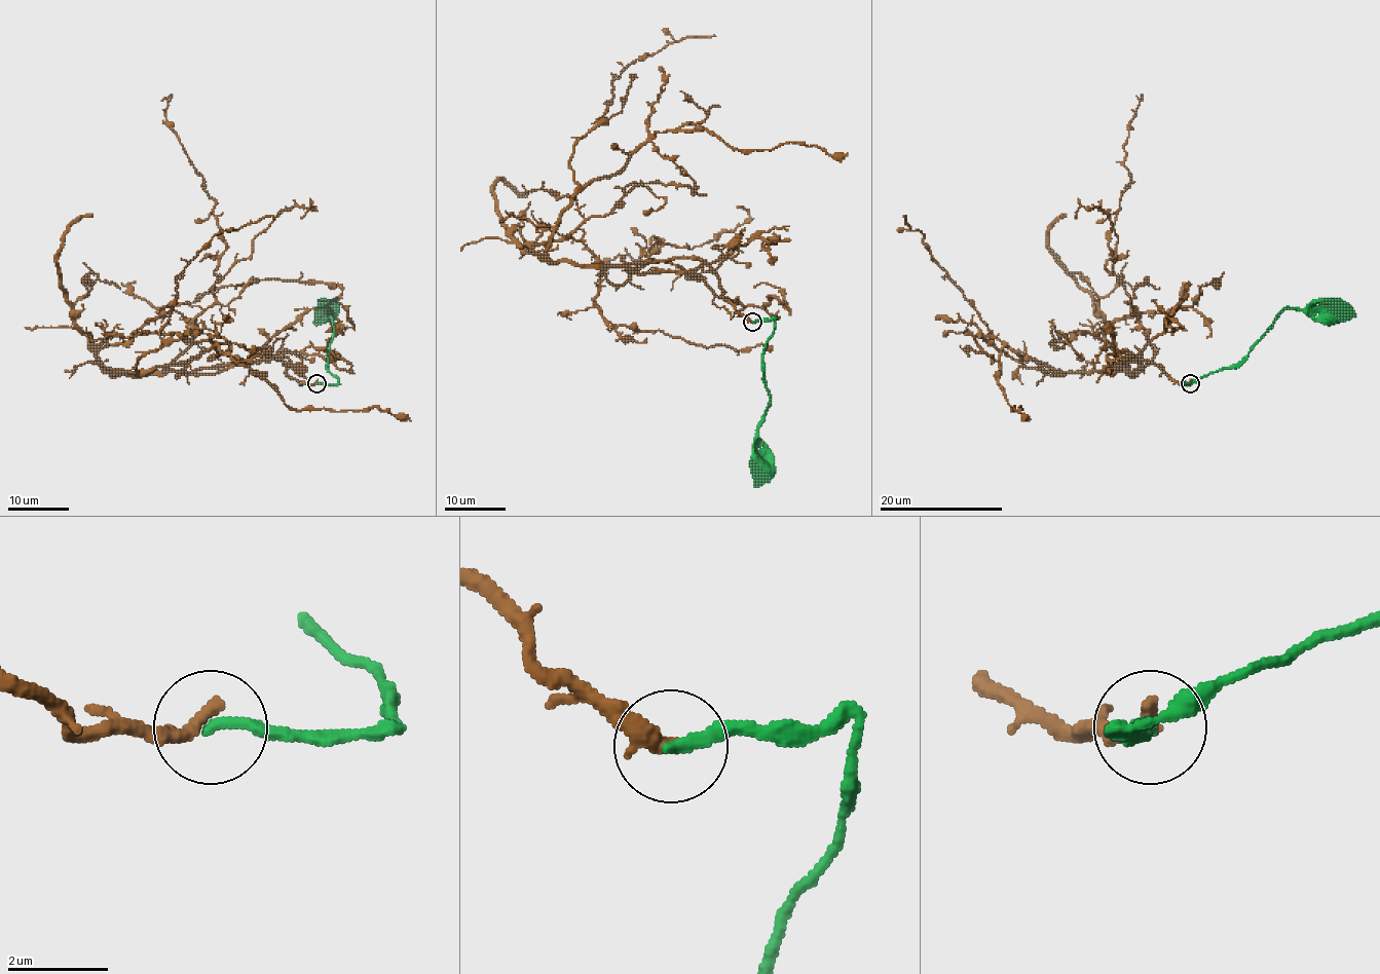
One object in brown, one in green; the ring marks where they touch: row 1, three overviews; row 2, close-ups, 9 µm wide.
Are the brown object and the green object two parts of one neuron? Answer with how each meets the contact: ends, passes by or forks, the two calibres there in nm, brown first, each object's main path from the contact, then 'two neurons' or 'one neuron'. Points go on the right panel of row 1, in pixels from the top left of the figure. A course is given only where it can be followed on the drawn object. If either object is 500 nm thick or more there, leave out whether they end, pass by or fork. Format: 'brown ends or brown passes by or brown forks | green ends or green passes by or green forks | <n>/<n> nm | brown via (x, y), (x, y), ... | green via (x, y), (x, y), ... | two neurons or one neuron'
brown ends | green ends | 380/240 nm | brown via (1190, 382), (1179, 384), (1144, 361), (1128, 361), (1130, 375), (1056, 372), (1006, 345), (998, 385), (1021, 420) | green via (1190, 384), (1222, 369), (1234, 367), (1284, 308), (1339, 313) | two neurons

